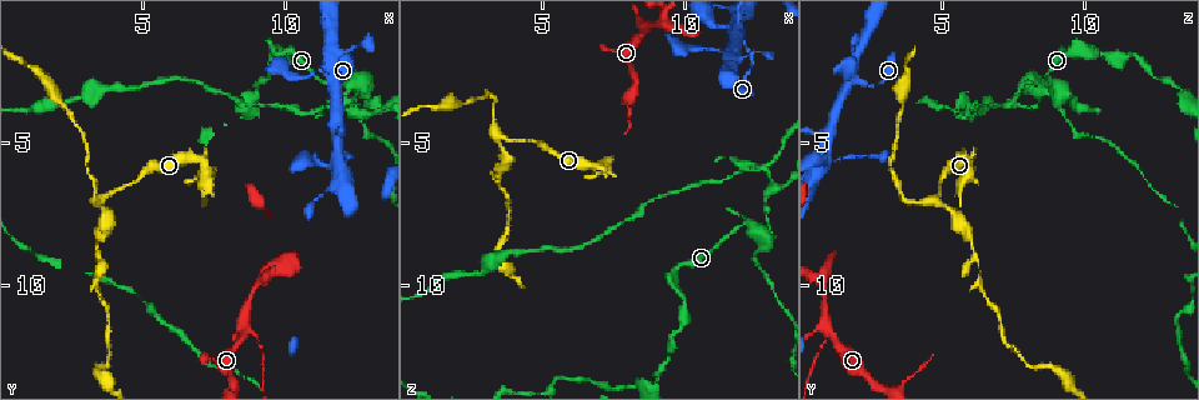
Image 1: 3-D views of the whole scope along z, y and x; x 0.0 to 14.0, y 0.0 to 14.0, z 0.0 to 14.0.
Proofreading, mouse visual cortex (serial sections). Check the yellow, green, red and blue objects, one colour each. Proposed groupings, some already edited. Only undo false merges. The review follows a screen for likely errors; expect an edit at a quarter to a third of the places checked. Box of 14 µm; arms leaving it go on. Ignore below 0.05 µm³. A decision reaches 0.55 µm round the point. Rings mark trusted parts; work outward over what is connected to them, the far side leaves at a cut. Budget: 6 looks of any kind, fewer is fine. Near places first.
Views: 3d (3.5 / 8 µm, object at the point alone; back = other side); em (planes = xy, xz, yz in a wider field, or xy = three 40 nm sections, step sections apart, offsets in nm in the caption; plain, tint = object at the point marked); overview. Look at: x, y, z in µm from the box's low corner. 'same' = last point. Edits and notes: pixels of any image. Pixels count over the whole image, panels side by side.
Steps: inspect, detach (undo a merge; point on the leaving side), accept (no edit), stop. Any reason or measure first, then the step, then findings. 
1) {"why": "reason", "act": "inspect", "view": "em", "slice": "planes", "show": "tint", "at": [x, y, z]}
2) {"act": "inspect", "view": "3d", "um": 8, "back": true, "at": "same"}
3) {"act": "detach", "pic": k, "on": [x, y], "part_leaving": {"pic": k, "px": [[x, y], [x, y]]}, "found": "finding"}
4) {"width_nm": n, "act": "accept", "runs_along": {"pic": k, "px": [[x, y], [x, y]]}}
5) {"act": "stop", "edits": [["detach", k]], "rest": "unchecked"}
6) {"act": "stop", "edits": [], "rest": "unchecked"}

{"why": "abrupt turn", "act": "inspect", "view": "3d", "um": 3.5, "at": [9.8, 1.9, 9.4]}

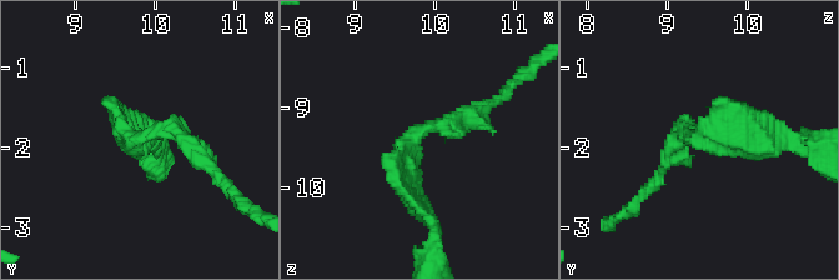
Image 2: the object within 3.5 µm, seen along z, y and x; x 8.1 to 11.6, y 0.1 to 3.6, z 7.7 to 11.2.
{"act": "inspect", "view": "em", "slice": "xy", "step": 1, "show": "tint", "at": [9.70, 1.90, 9.45]}

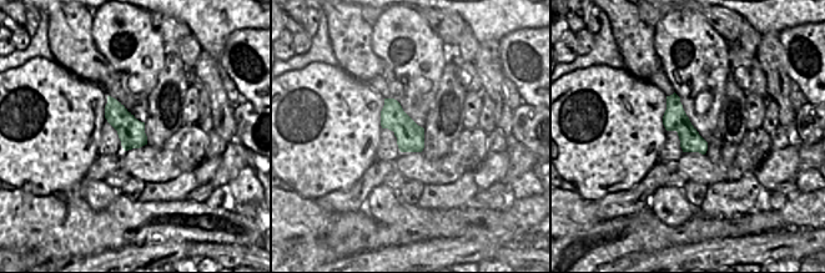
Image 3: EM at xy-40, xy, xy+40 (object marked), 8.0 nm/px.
{"why": "cut it another way", "act": "inspect", "view": "em", "slice": "planes", "show": "tint", "at": "same"}

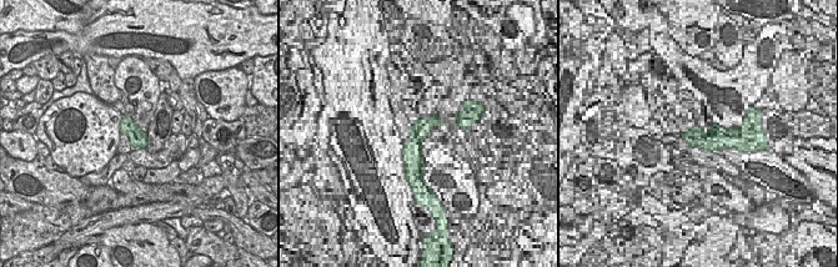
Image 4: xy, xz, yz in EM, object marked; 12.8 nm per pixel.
{"act": "accept", "runs_along": {"pic": 2, "px": [[475, 113], [408, 144], [428, 218]]}, "found": "one cell here"}

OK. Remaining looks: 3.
{"why": "four arms meet", "act": "inspect", "view": "3d", "um": 8, "at": [11.9, 2.9, 1.9]}

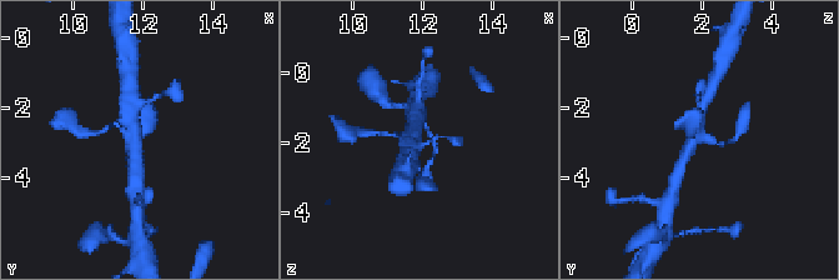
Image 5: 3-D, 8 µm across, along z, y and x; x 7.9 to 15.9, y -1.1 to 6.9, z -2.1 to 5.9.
{"arms": 4, "arm_widths_nm": [150, 150, 300, 350], "act": "inspect", "view": "em", "slice": "xy", "step": 5, "show": "tint", "at": [11.9, 2.9, 1.9]}

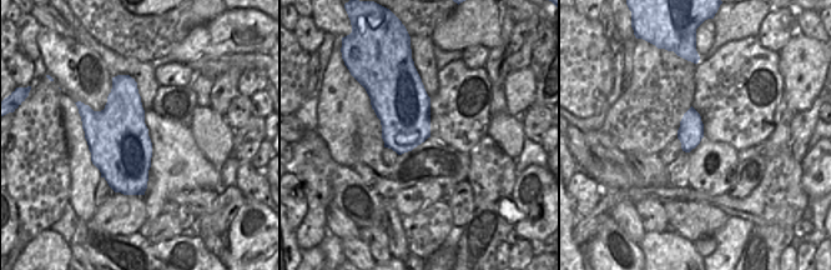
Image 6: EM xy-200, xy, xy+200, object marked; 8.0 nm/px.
{"act": "accept", "found": "continuous, no second cell"}

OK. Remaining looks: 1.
{"act": "stop", "edits": [], "rest": "unchecked"}

